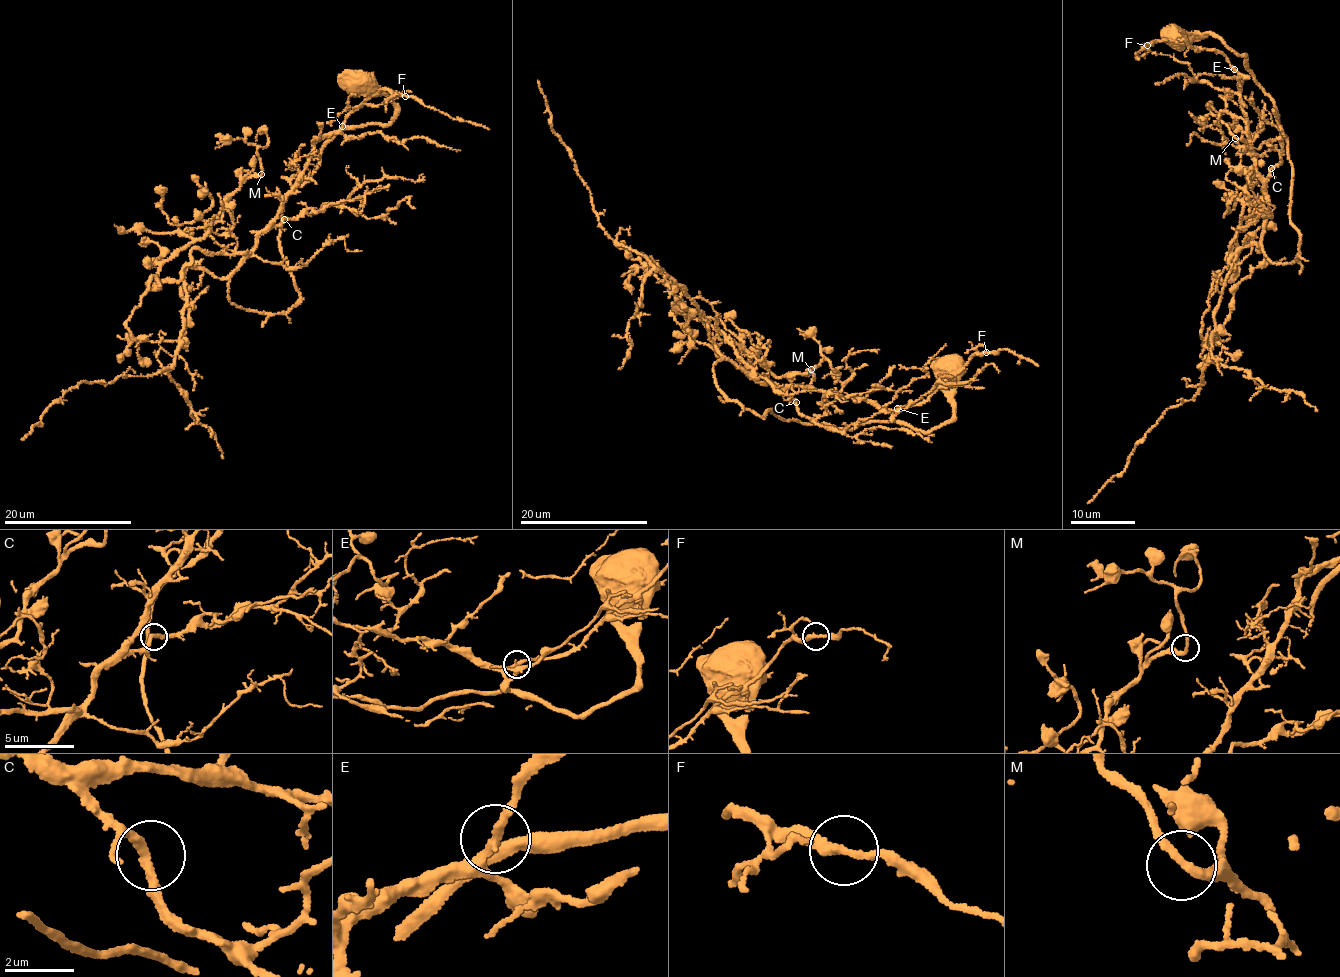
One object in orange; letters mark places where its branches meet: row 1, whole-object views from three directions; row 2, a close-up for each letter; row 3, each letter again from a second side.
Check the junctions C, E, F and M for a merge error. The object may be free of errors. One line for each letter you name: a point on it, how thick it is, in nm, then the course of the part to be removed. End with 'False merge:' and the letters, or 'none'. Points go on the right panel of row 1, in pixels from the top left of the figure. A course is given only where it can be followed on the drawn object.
False merge: none

